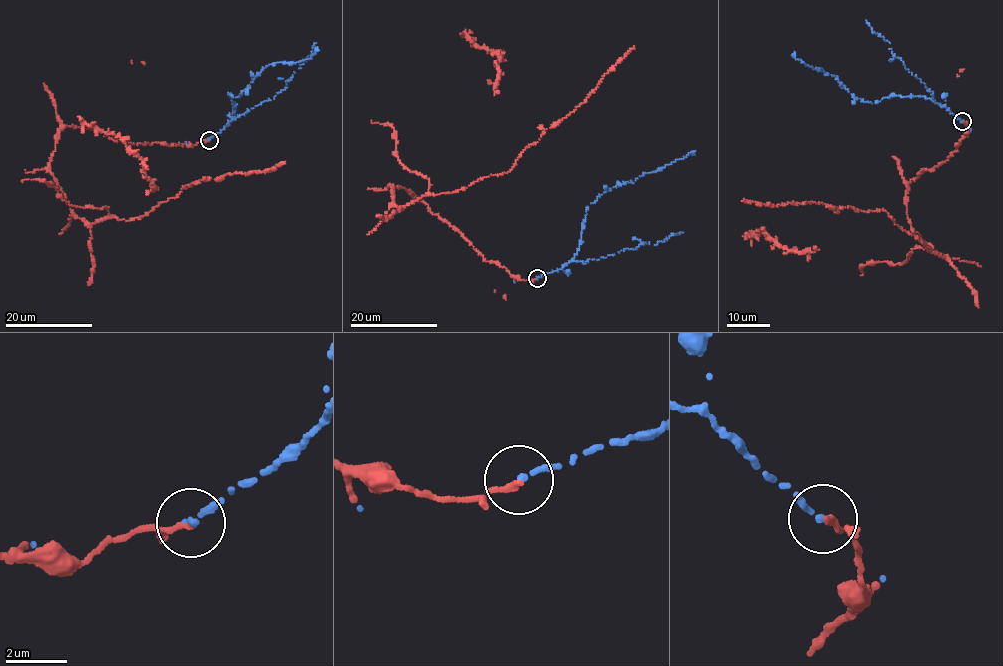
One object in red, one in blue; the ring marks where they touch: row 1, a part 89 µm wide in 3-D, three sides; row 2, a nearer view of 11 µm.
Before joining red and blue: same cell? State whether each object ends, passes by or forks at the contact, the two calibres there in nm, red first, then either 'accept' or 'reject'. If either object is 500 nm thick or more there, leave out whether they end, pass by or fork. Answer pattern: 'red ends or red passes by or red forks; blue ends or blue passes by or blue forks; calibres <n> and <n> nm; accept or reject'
red ends; blue ends; calibres 200 and 220 nm; accept

